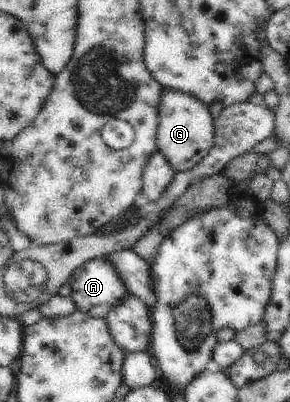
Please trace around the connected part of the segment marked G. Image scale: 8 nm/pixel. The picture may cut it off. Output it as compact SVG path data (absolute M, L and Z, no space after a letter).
M164 89L160 97L156 143L159 152L168 159L175 172L194 169L210 153L215 142L214 121L208 105L204 105L200 99L189 93Z

